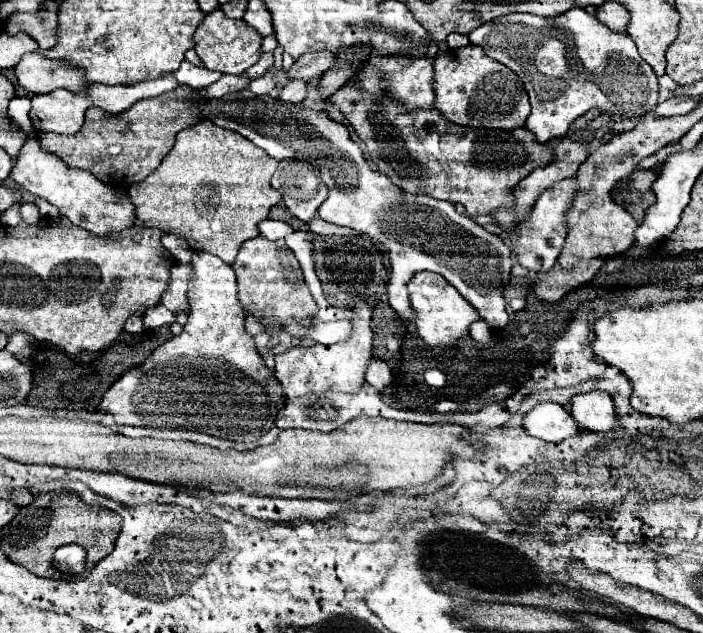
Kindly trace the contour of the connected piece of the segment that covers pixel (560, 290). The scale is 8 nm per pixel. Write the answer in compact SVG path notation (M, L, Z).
M602 259L582 261L572 271L560 271L560 267L554 265L548 273L536 277L536 281L532 285L532 291L534 291L534 295L538 299L548 301L548 303L554 303L554 301L562 299L568 291L590 283L602 263L604 263Z

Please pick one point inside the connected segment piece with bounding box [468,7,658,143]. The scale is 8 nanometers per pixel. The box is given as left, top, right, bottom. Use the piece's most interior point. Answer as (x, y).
(605, 71)

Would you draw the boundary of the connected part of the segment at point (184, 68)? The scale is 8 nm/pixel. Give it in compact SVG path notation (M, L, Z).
M182 61L180 69L176 71L176 81L178 85L186 85L190 89L202 89L202 87L208 87L210 83L218 81L220 79L220 73L214 73L214 71L208 71L206 67L196 67L188 61Z

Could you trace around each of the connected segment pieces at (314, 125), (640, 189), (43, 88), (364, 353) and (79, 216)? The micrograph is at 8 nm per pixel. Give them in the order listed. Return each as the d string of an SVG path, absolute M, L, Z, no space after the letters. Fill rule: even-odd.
M278 45L273 53L272 73L252 80L248 87L251 91L242 89L220 99L210 99L194 111L200 113L200 119L210 119L222 129L240 133L278 161L298 159L312 163L328 187L328 199L318 207L318 217L366 233L374 243L382 243L388 249L392 263L388 301L400 317L414 315L408 303L406 283L418 271L426 269L446 277L446 281L482 313L482 319L490 327L506 327L508 313L504 311L502 291L508 285L512 269L510 247L500 237L474 223L468 215L460 215L450 201L410 193L408 201L402 201L404 191L400 191L386 175L370 169L360 147L350 139L344 125L330 121L324 111L304 109L300 103L280 103L265 95L275 87L274 75L282 69L283 53L282 46Z
M634 171L630 177L622 179L612 191L612 197L622 205L638 223L642 223L646 209L656 203L652 183L656 181L654 171Z
M28 53L14 67L18 85L22 85L32 95L50 93L54 89L70 89L80 91L86 87L84 73L76 71L76 67L68 67L68 63L56 63L52 59L44 59L38 53Z
M360 301L352 309L352 337L344 343L342 351L328 353L328 345L314 343L310 347L292 347L280 355L274 357L276 361L276 379L282 383L286 397L302 397L308 393L320 395L326 391L342 391L342 393L356 393L364 385L366 367L372 359L372 329L370 329L370 317L372 309Z
M26 139L26 143L22 145L10 179L14 179L24 191L30 191L34 197L46 199L50 205L58 207L60 215L66 217L70 223L98 237L110 237L114 233L120 233L126 227L132 227L136 221L134 203L126 193L118 193L114 187L100 183L86 171L72 171L68 165L64 165L64 161L56 159L56 155L40 151L36 139Z

